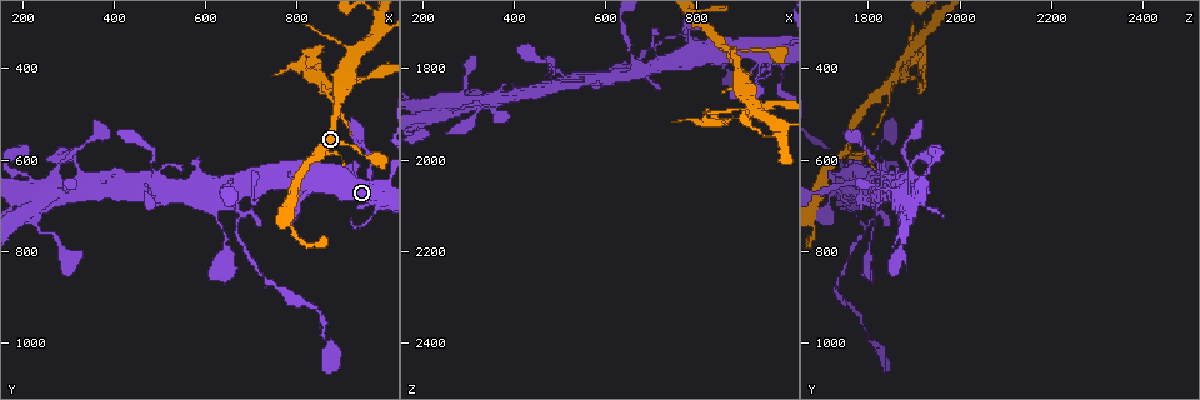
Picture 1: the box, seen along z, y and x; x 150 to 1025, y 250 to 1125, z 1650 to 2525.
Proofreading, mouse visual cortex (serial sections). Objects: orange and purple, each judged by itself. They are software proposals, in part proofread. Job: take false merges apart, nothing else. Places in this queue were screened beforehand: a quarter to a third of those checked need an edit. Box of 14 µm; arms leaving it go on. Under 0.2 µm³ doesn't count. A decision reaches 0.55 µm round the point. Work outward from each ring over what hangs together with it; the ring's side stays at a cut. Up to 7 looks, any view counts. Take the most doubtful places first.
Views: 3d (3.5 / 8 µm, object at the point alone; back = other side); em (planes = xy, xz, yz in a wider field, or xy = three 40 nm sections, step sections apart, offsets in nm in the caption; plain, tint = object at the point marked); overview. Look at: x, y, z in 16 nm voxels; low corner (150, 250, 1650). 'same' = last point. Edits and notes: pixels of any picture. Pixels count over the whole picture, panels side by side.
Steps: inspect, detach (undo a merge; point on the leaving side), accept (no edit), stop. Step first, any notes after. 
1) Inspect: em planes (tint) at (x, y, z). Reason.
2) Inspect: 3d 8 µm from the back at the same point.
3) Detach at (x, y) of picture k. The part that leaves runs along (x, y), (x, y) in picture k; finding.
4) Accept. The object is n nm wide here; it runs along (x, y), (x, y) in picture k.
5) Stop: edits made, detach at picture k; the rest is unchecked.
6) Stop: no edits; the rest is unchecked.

Inspect: 3d 3.5 µm from the back at (675, 710, 1820). Sudden change in width.

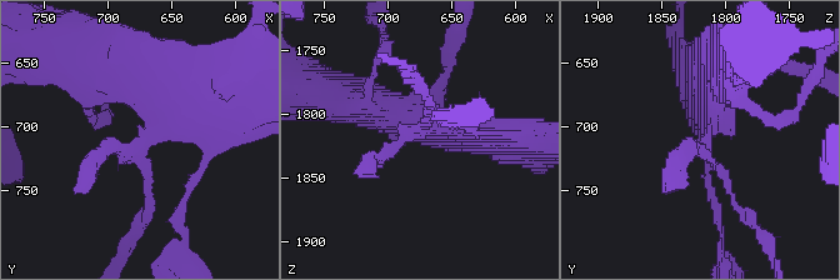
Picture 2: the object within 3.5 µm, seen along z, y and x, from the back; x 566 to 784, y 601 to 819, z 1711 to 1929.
Inspect: em xy step 5 (tint) at (672, 708, 1812). Need the tissue.

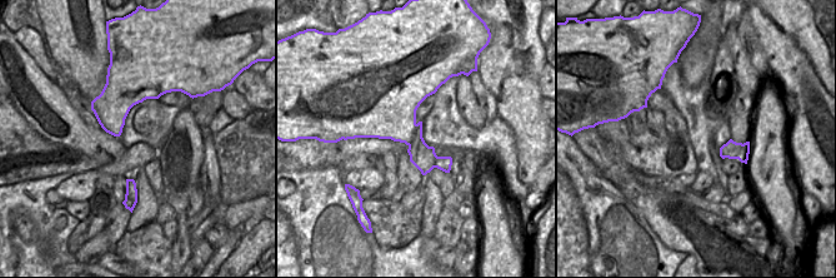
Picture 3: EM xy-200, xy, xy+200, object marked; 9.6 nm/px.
Detach at (693, 145) of picture 2. The part that leaves runs along (708, 144), (730, 198), (769, 240) in picture 2; two cells meet here.

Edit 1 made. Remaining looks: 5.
Inspect: overview.

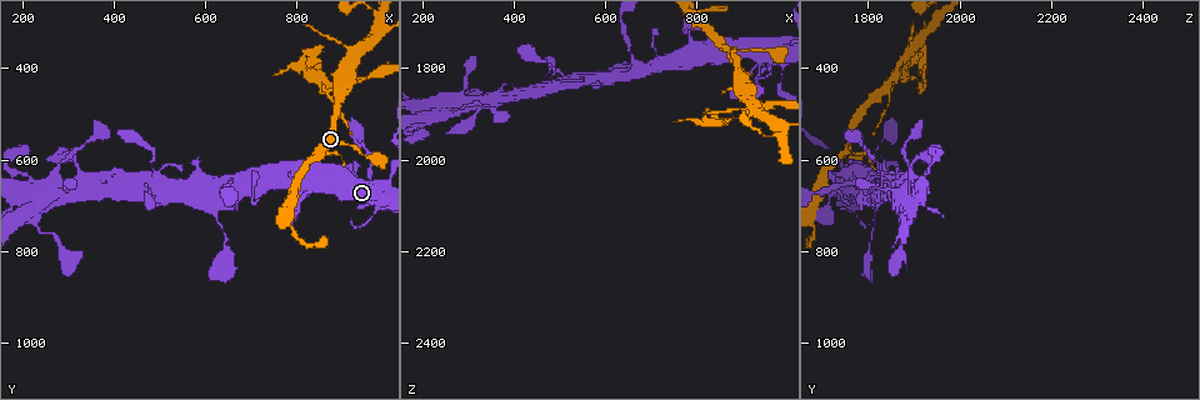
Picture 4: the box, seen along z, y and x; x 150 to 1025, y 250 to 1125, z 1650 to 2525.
Inspect: 3d 3.5 µm at (920, 410, 1860). Sharp bend.

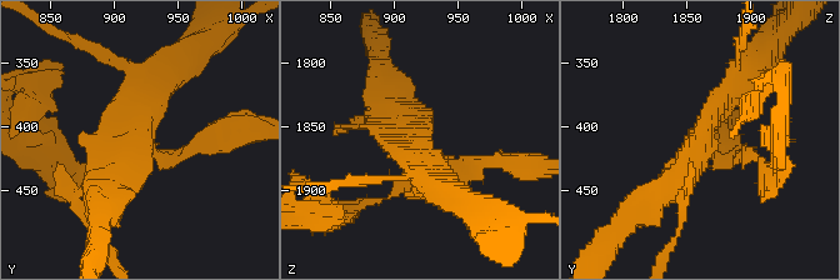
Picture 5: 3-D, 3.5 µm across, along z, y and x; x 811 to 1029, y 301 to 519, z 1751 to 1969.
Inspect: em xy step 3 (tint) at (916, 412, 1858).

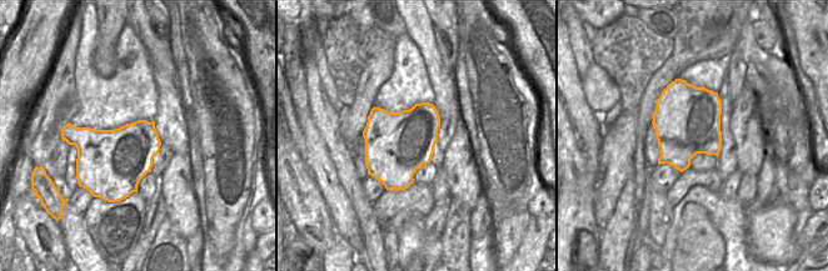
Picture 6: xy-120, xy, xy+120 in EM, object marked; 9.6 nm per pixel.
Detach at (198, 140) of picture 5. The object is 600 nm wide here; the part that leaves runs along (718, 155), (749, 151), (769, 168) in picture 5; two cells meet here.

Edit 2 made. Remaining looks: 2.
Stop: edits made, detach at picture 2, detach at picture 5; the rest is unchecked.

